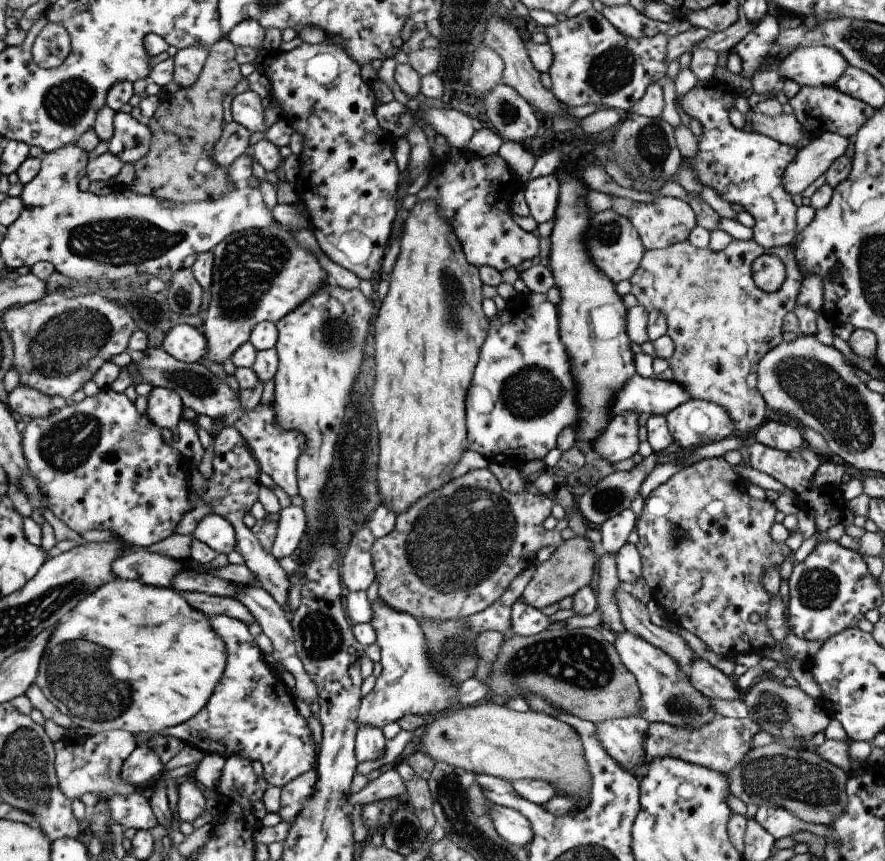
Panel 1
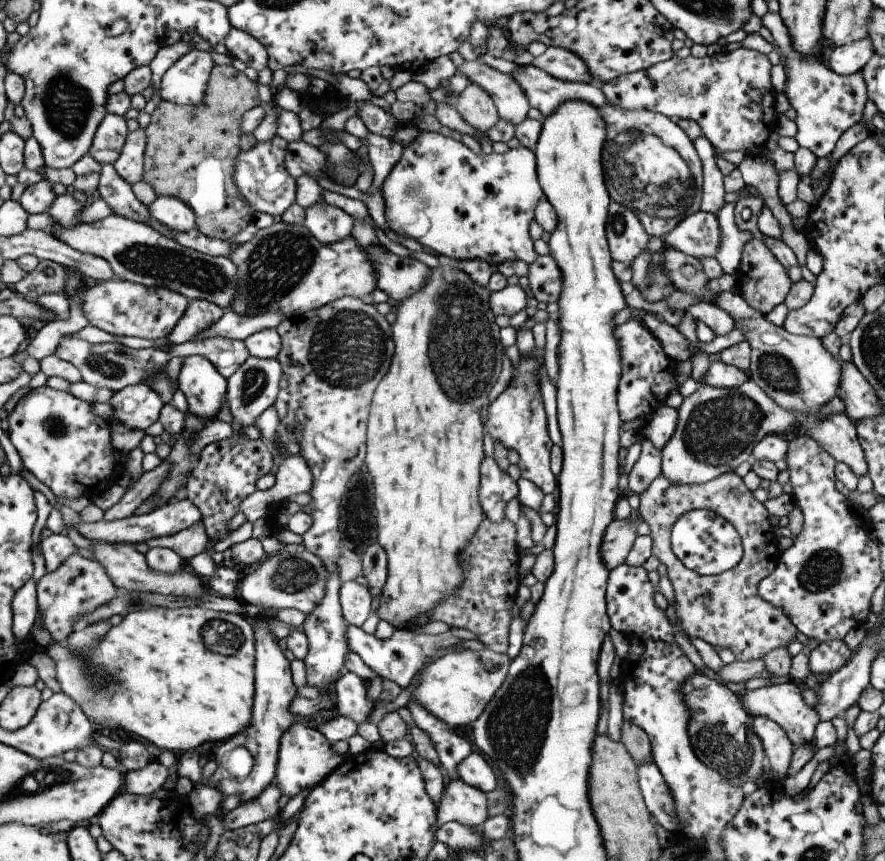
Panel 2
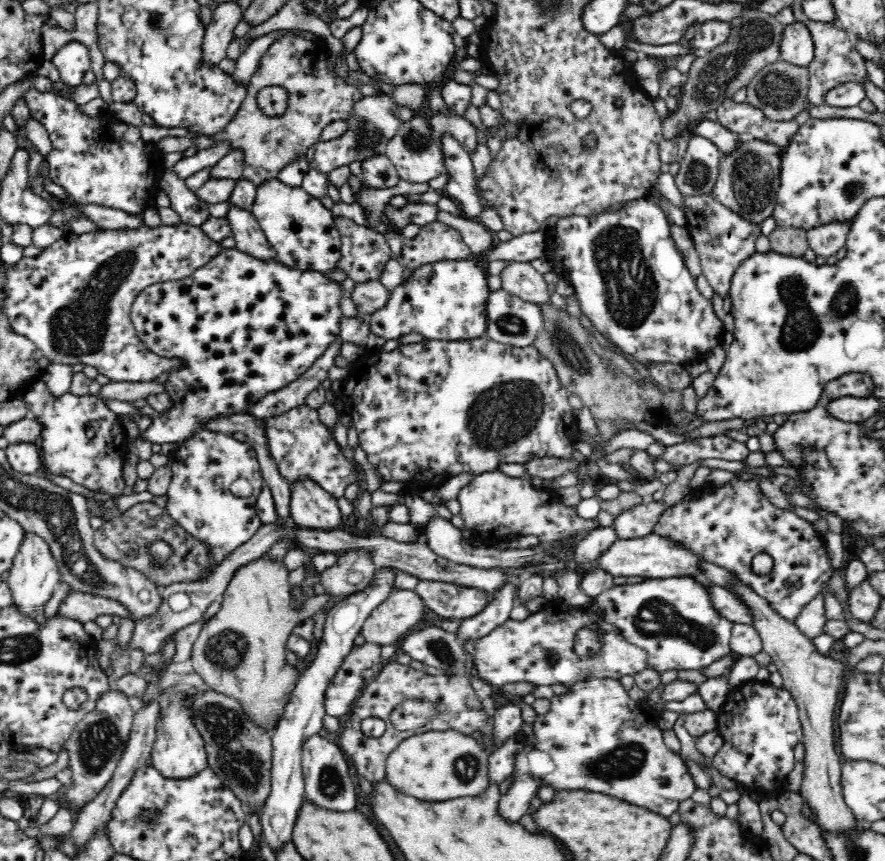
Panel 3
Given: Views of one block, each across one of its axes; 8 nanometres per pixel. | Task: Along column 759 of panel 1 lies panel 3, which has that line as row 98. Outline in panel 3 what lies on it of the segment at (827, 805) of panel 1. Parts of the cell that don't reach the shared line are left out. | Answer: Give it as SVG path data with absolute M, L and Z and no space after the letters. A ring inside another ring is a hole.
M780 59L778 62L766 65L746 86L747 100L752 106L764 111L766 118L773 121L794 120L803 112L806 94L809 88L809 68L798 66Z

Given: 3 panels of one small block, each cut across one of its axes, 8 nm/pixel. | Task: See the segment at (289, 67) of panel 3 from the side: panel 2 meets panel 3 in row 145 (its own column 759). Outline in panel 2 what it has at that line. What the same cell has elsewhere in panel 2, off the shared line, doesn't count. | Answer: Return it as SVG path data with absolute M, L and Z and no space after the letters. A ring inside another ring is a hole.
M742 194L740 200L735 203L735 224L737 228L748 234L748 241L745 243L740 266L734 272L736 292L761 315L766 316L775 306L785 302L790 291L792 280L788 277L784 266L774 257L774 254L766 246L765 237L758 227L758 218L765 209L763 199L754 194ZM749 208L752 211L752 218L747 222L742 219L742 211Z

